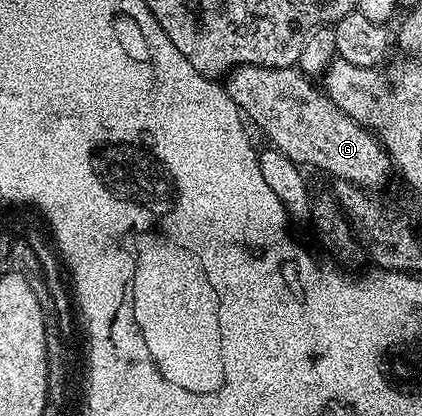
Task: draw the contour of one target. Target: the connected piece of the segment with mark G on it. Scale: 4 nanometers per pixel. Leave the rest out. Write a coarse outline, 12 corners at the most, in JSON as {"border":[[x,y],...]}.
{"border":[[294,66],[228,96],[299,167],[381,191],[390,155]]}

